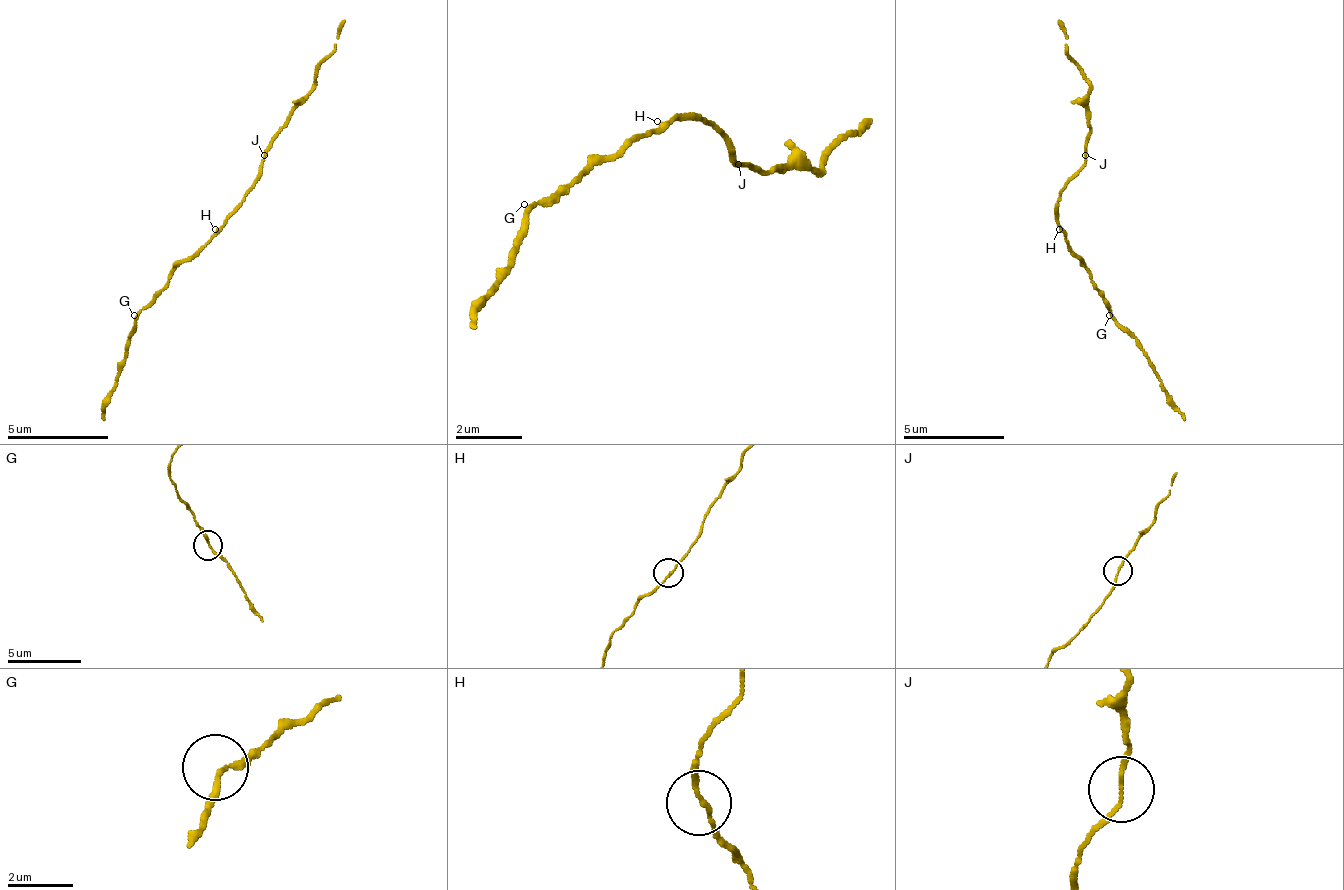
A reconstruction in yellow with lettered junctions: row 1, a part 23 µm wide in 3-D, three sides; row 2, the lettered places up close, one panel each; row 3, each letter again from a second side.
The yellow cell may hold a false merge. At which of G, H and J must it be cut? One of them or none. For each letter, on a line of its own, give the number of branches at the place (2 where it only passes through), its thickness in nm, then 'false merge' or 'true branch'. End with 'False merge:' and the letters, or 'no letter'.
G: branches 2; calibre 140 nm; true branch
H: branches 2; calibre 120 nm; true branch
J: branches 2; calibre 110 nm; true branch
False merge: no letter

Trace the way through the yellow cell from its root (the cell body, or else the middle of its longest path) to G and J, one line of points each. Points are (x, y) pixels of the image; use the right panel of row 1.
G: (1064, 229), (1064, 239), (1089, 270), (1089, 280), (1099, 290), (1109, 315)
J: (1064, 229), (1059, 224), (1059, 189), (1084, 164), (1084, 153)

